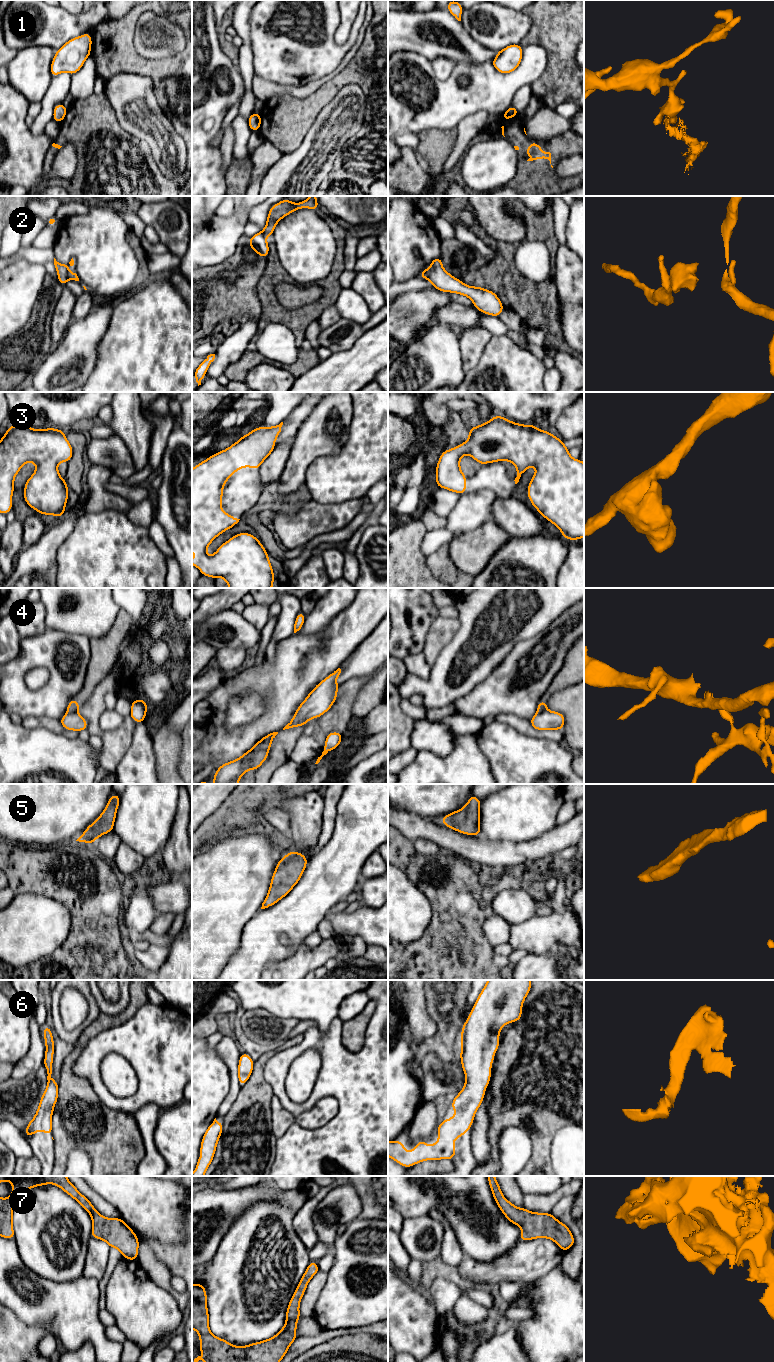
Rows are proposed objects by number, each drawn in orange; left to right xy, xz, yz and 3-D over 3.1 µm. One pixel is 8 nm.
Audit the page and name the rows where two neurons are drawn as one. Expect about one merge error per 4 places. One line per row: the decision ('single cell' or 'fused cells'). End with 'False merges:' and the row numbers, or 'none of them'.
1: fused cells
2: fused cells
3: single cell
4: fused cells
5: single cell
6: single cell
7: single cell
False merges: 1, 2, 4

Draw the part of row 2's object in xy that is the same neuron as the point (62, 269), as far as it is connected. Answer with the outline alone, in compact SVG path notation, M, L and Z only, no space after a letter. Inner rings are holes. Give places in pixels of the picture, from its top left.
M54 258L54 265L57 270L57 276L58 276L59 283L65 286L67 281L70 279L69 274L68 274L69 273L68 264L61 264L57 262L56 259Z

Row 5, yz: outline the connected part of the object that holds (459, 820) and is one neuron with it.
M470 795L466 805L442 817L440 822L446 827L470 836L478 836L480 832L480 804L481 800Z

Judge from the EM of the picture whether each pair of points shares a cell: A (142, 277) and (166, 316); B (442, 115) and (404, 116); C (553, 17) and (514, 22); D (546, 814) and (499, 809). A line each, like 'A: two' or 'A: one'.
A: two
B: one
C: two
D: one

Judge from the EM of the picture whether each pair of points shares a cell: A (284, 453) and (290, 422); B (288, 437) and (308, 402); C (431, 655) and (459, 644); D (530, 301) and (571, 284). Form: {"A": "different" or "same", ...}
{"A": "different", "B": "same", "C": "different", "D": "different"}

